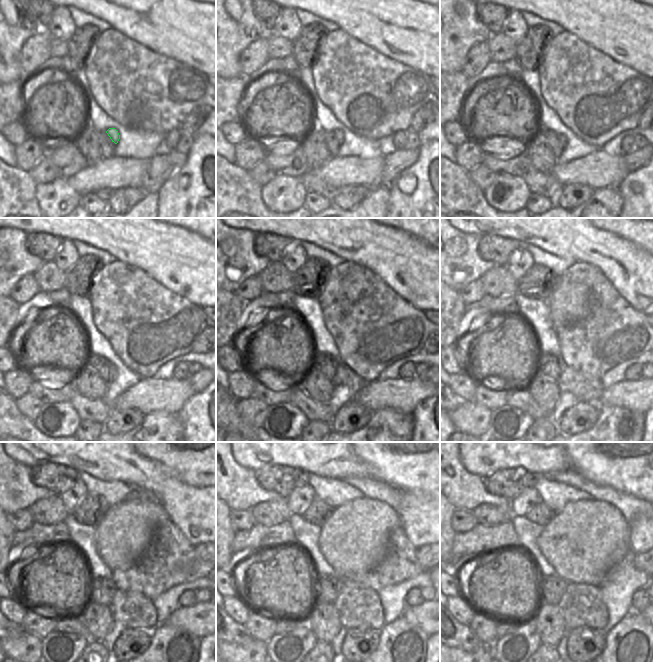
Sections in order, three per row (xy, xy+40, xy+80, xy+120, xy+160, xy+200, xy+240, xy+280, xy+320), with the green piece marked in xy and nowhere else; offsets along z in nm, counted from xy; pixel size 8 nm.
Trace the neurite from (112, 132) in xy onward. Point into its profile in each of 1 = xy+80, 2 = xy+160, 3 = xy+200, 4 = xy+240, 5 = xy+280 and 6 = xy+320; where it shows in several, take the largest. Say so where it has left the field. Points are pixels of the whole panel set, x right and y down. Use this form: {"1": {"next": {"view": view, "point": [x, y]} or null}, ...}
{"1": {"next": {"view": "xy+80", "point": [562, 139]}}, "2": {"next": {"view": "xy+160", "point": [344, 376]}}, "3": {"next": {"view": "xy+200", "point": [587, 389]}}, "4": {"next": {"view": "xy+240", "point": [135, 610]}}, "5": {"next": {"view": "xy+280", "point": [358, 606]}}, "6": {"next": {"view": "xy+320", "point": [581, 605]}}}

